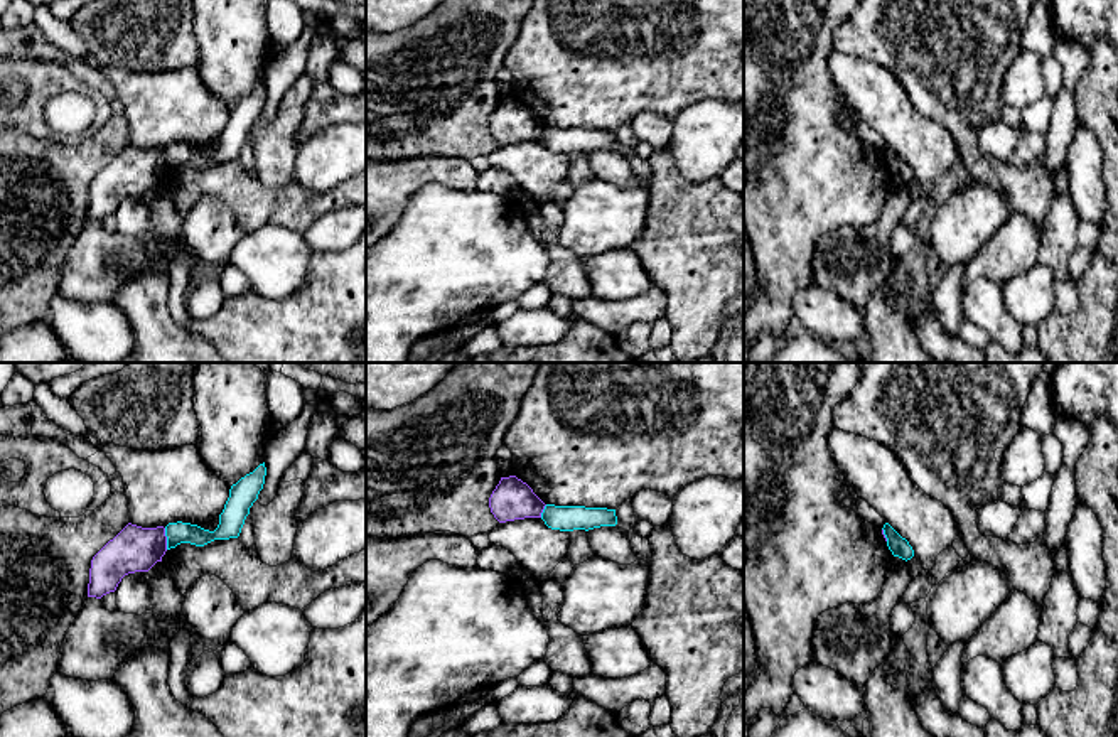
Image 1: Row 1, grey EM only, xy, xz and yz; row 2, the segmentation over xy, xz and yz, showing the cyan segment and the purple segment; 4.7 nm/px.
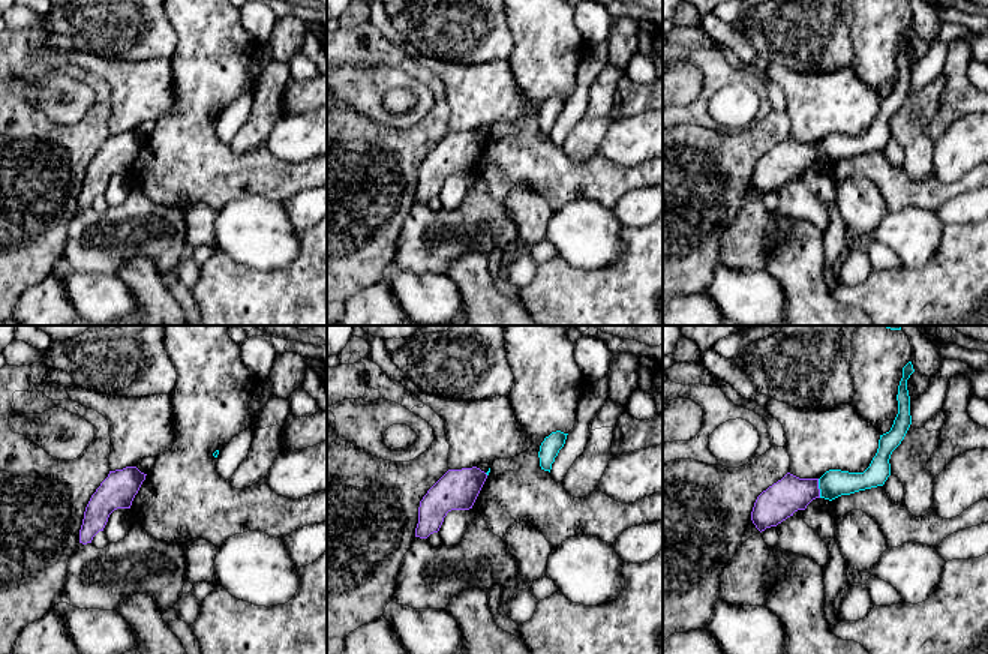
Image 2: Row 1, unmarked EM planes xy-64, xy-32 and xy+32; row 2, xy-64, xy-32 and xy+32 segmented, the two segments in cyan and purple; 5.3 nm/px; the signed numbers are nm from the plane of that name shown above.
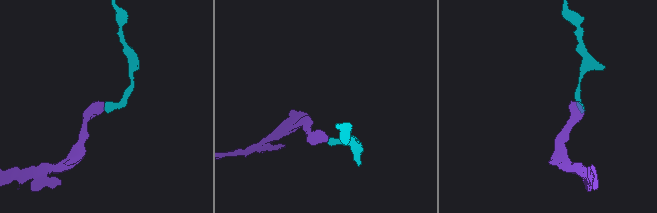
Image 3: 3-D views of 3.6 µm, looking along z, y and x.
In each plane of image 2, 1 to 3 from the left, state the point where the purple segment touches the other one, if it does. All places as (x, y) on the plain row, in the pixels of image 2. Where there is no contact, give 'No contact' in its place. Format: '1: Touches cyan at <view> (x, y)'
1: No contact
2: No contact
3: Touches cyan at xy+32 (819, 152)

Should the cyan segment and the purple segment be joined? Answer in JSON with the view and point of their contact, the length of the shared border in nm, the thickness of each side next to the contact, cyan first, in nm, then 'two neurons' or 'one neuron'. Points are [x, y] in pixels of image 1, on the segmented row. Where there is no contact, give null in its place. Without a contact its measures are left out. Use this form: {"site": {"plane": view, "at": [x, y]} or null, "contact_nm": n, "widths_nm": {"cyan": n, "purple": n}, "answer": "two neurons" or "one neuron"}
{"site": {"plane": "xy", "at": [167, 538]}, "contact_nm": 110, "widths_nm": {"cyan": 100, "purple": 220}, "answer": "two neurons"}

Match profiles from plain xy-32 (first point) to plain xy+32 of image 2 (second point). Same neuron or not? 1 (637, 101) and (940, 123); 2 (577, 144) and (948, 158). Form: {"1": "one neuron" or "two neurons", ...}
{"1": "one neuron", "2": "two neurons"}

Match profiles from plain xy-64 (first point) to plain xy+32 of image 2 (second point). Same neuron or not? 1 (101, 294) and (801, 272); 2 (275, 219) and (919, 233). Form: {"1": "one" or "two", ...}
{"1": "two", "2": "one"}

